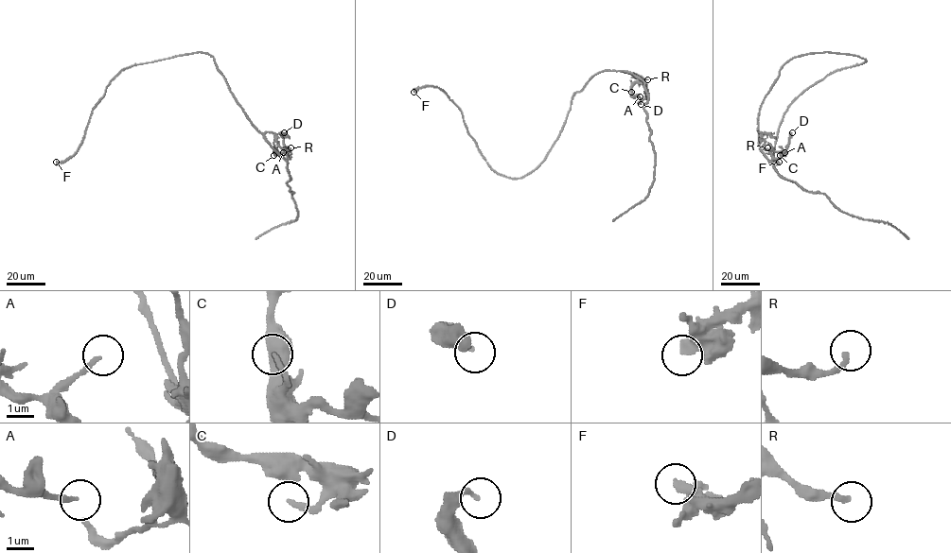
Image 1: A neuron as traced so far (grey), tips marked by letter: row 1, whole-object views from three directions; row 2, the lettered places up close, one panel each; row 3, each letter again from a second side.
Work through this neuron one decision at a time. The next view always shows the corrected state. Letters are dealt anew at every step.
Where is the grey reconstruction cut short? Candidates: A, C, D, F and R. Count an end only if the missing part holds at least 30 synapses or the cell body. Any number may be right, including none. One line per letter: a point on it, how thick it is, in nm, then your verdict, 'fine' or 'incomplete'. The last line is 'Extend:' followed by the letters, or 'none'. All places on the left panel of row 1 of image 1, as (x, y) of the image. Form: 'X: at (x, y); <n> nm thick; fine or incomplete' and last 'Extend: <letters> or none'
A: at (283, 152); 170 nm thick; fine
C: at (273, 155); 170 nm thick; fine
D: at (284, 132); 190 nm thick; fine
F: at (56, 162); 400 nm thick; fine
R: at (290, 147); 190 nm thick; fine
Extend: none

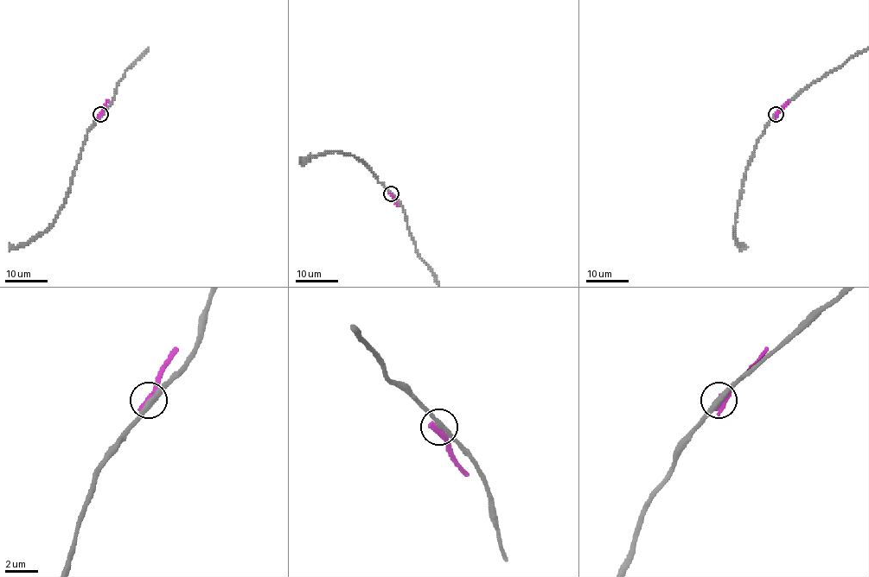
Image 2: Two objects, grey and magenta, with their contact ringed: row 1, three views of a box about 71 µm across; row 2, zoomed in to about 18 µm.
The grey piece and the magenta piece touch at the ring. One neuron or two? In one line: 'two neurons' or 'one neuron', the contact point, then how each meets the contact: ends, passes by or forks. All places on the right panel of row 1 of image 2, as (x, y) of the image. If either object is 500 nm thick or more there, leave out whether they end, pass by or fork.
two neurons; at (776, 114); grey passes by; magenta ends there

